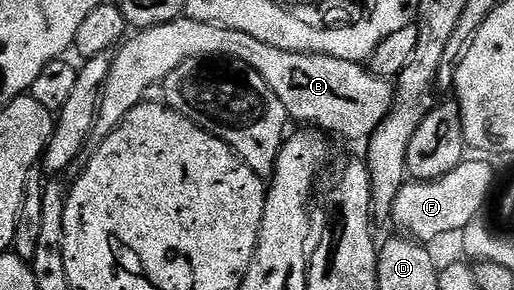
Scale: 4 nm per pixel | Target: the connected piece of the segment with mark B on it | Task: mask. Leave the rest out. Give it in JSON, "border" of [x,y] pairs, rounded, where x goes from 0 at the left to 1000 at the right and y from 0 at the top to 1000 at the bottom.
{"border":[[[366,59],[335,66],[259,117],[226,166],[204,286],[206,331],[243,334],[241,372],[249,383],[263,376],[304,286],[305,297],[319,290],[323,266],[340,252],[356,210],[416,197],[463,203],[496,238],[496,252],[519,279],[535,334],[551,348],[564,414],[580,410],[586,431],[615,431],[642,469],[716,483],[765,369],[768,314],[759,276],[728,259],[716,228],[702,217],[642,190],[553,176],[488,128],[488,114],[465,114],[465,100],[442,100],[422,79],[379,72]]]}

